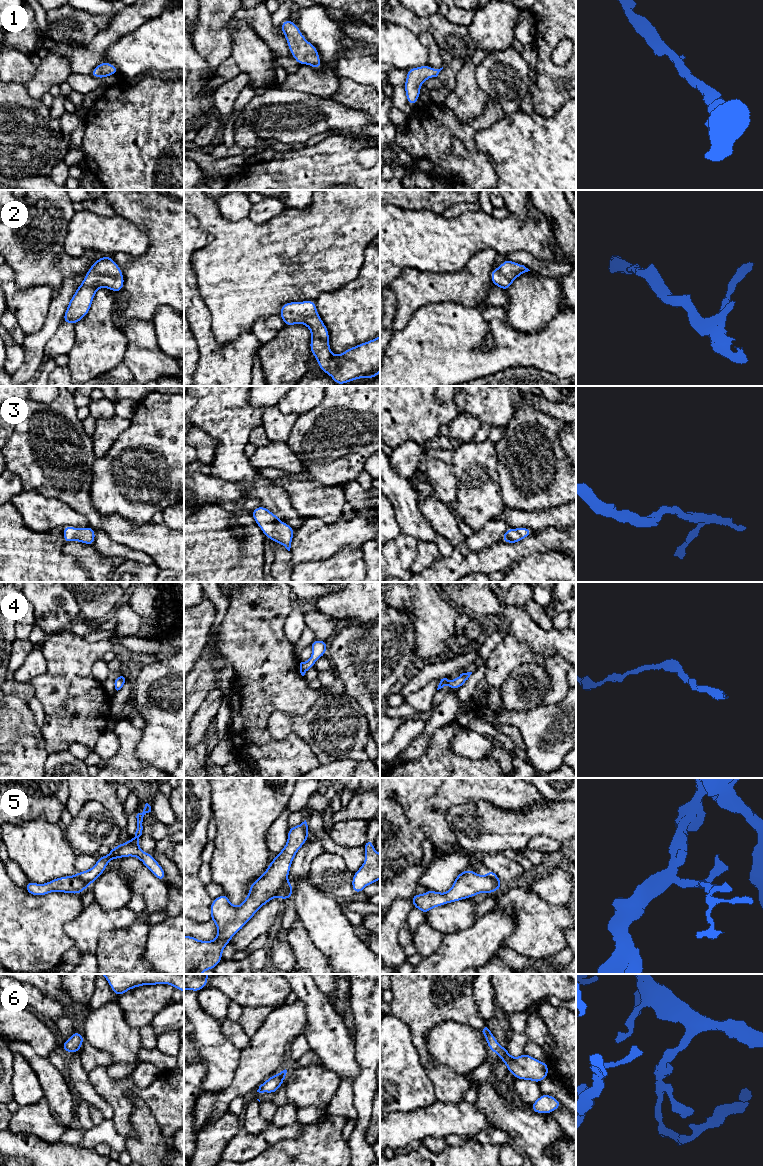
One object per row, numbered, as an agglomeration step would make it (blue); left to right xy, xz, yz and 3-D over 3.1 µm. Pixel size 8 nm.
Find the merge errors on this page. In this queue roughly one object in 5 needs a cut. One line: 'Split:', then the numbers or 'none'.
Split: 5

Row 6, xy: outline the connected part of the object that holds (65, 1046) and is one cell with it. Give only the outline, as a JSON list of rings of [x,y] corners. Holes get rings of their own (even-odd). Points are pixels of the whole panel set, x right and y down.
[[[74,1031],[70,1038],[66,1042],[61,1044],[61,1048],[63,1048],[67,1053],[76,1053],[81,1049],[83,1041],[83,1033],[80,1034]]]

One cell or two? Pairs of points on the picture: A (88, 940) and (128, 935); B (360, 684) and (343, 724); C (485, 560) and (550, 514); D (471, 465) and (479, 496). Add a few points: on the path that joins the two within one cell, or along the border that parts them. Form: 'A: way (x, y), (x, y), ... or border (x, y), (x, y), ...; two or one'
A: border (120, 928), (105, 931), (100, 936), (94, 953); two
B: border (346, 692), (356, 700), (367, 718); two
C: border (556, 527), (533, 531); two
D: way (476, 473), (477, 488); one

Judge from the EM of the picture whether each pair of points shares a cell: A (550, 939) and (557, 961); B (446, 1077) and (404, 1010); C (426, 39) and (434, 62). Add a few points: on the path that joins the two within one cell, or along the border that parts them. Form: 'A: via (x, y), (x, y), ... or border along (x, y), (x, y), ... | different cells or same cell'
A: border along (565, 946), (552, 955), (532, 958) | different cells
B: via (428, 1064), (425, 1061), (419, 1041), (419, 1028) | same cell
C: via (431, 45), (434, 56) | same cell

